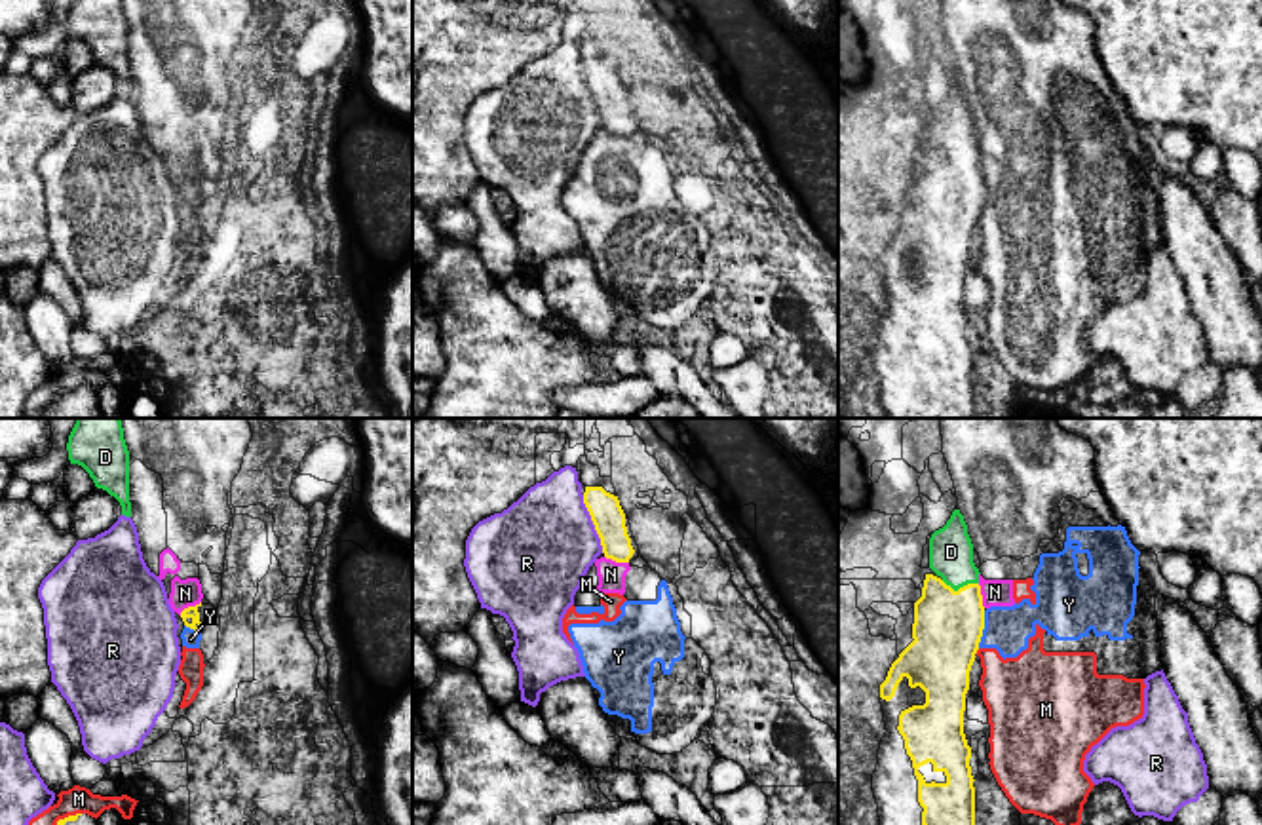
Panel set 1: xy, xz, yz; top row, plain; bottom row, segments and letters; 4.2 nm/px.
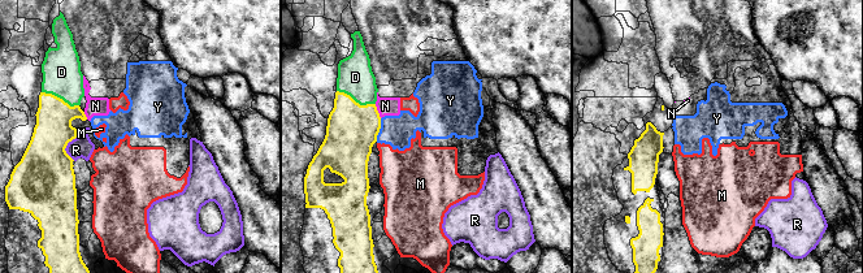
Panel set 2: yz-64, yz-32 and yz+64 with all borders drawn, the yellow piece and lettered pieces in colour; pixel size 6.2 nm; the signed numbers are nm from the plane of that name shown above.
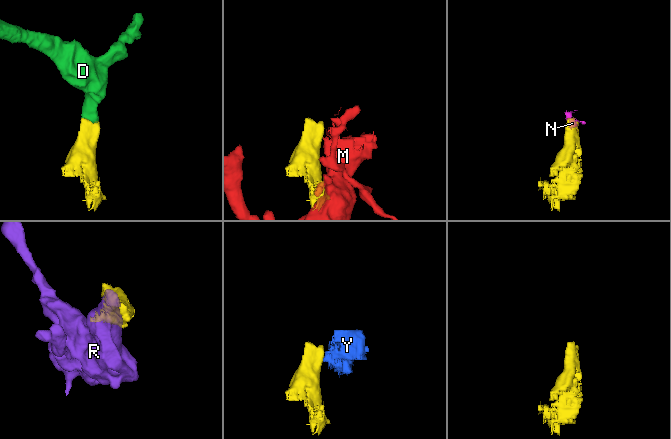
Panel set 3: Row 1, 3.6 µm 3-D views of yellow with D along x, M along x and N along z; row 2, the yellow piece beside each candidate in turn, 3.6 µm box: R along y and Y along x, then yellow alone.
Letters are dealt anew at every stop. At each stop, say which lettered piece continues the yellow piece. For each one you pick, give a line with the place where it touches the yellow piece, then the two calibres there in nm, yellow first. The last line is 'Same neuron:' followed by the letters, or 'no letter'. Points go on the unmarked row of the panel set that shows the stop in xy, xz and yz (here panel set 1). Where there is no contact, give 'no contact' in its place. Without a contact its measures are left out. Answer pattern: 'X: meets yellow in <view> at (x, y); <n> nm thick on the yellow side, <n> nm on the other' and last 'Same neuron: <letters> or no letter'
D: meets yellow in yz at (960, 162); 300 nm thick on the yellow side, 190 nm on the other
Same neuron: D

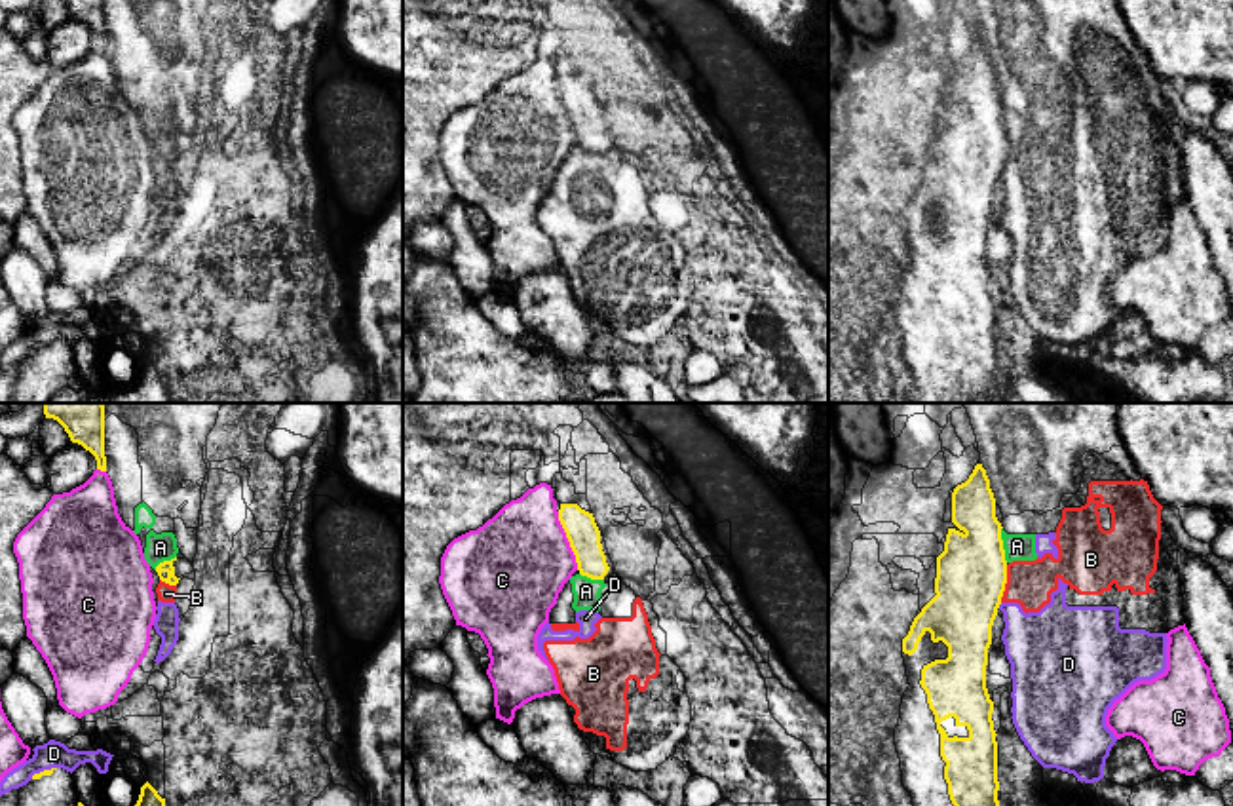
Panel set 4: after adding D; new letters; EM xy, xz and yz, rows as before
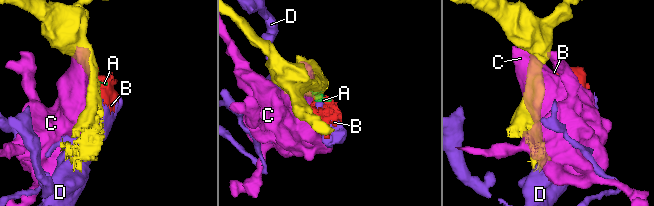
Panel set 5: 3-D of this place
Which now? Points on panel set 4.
Same neuron: no letter

